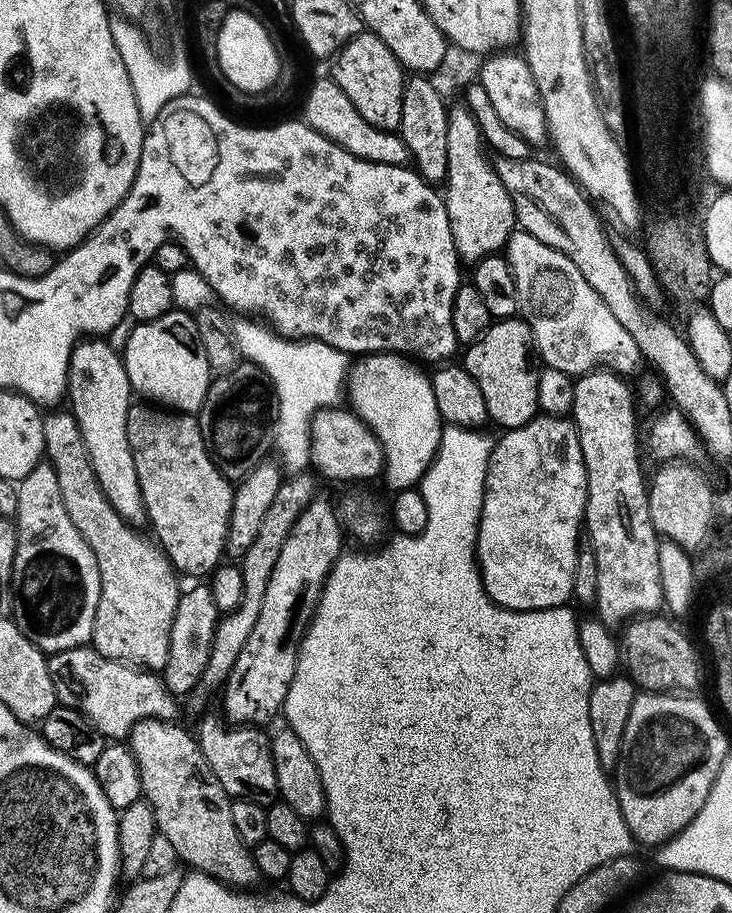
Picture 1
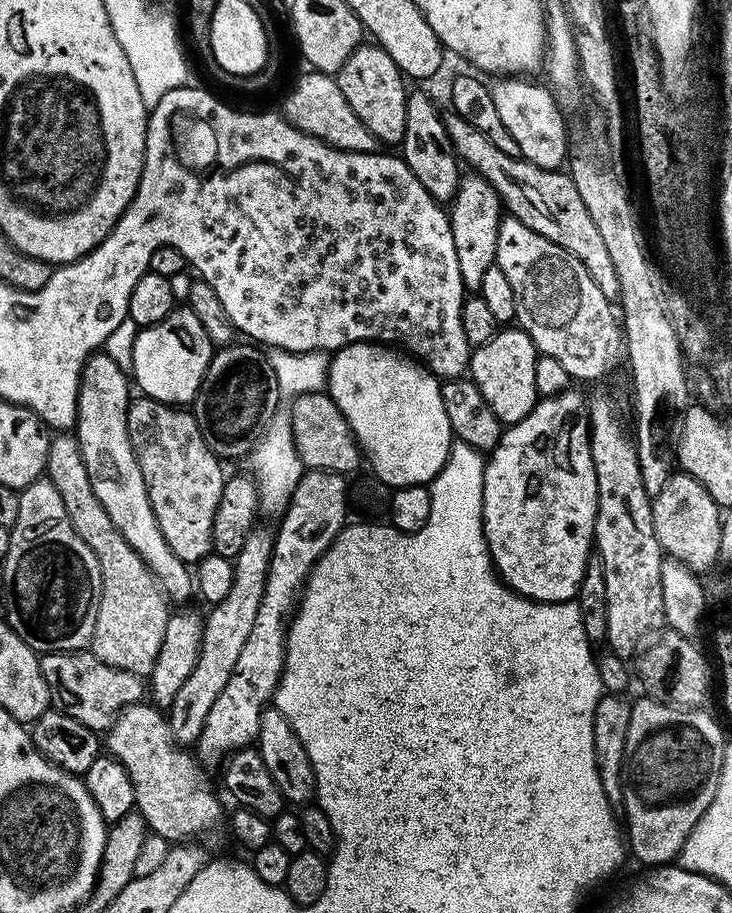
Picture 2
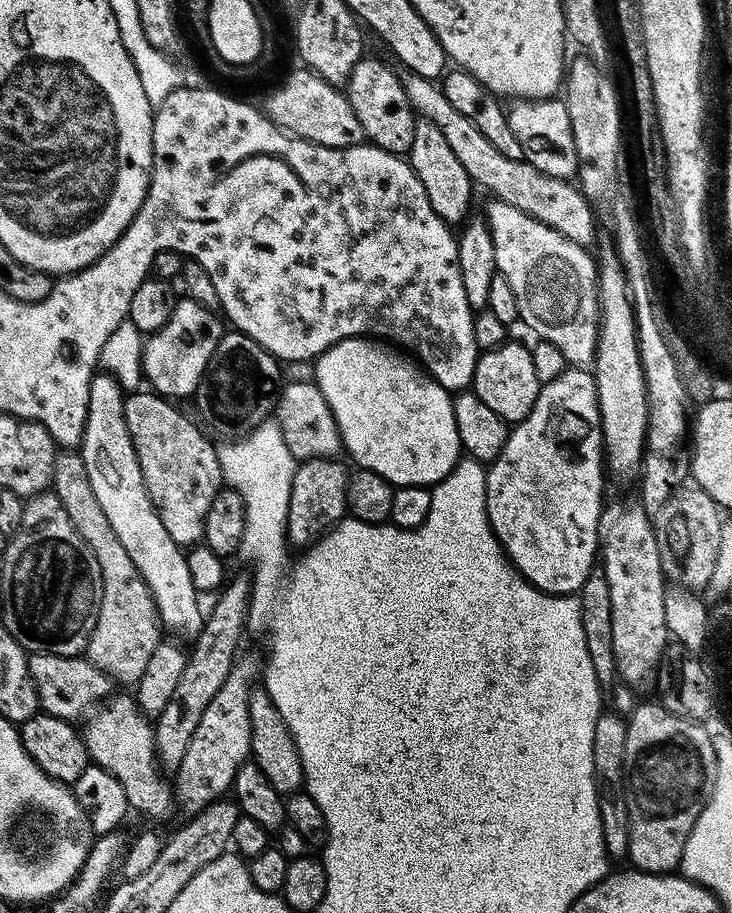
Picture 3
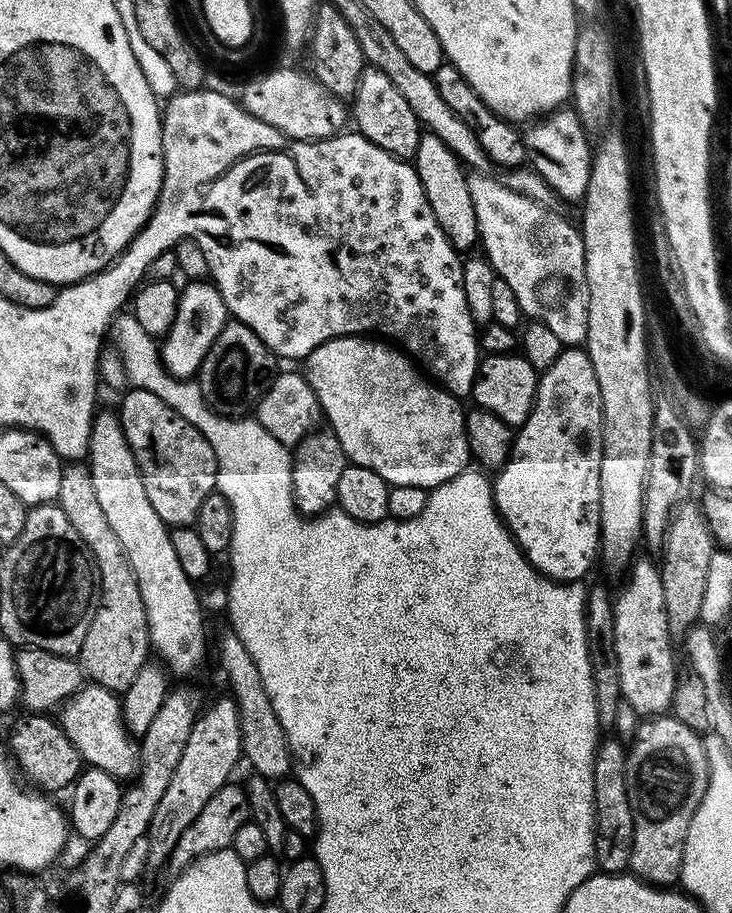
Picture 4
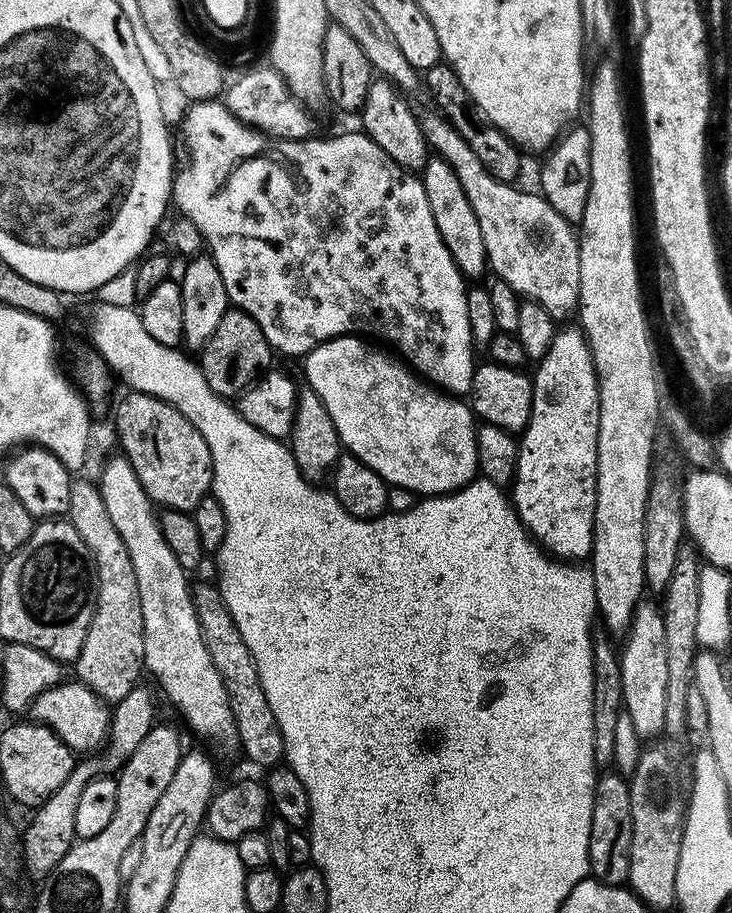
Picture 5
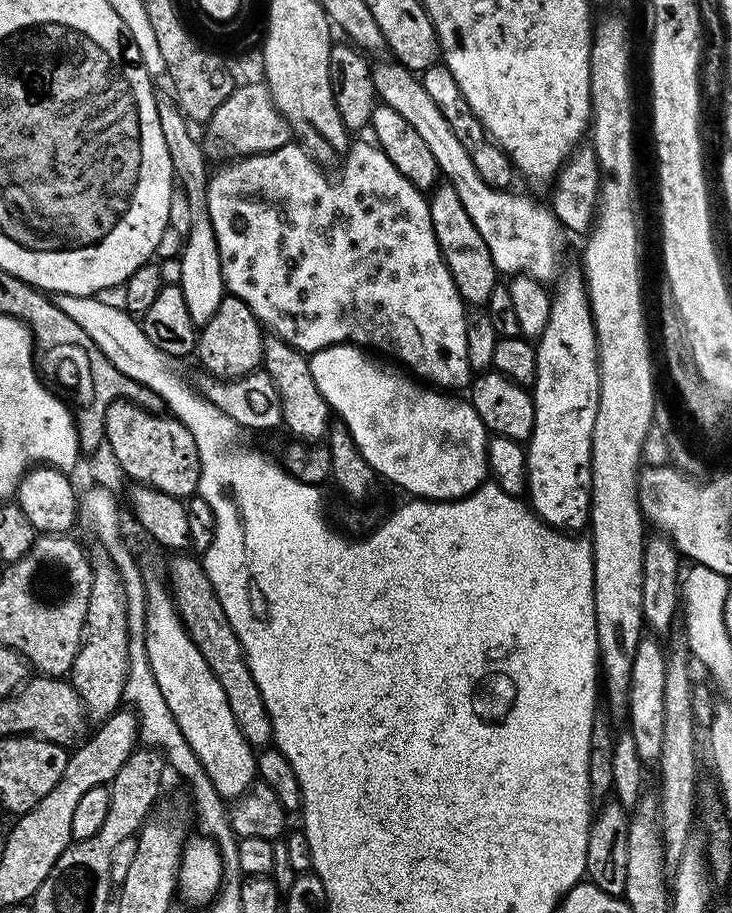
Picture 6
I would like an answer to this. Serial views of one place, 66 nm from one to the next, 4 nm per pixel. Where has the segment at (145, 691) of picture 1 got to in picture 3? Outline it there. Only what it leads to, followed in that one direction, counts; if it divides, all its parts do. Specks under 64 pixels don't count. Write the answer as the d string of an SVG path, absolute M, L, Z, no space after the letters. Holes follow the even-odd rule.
M34 652L29 655L28 669L40 699L40 708L63 720L79 721L107 700L114 688L113 681L108 679L105 672L98 670L98 666L91 664L83 655L59 656L49 652Z

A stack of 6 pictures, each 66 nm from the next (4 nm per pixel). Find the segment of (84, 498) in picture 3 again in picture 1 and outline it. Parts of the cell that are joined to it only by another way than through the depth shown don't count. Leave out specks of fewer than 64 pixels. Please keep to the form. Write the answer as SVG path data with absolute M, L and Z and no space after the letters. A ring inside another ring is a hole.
M60 410L43 413L44 456L58 478L62 506L66 506L70 522L78 526L78 534L82 534L90 550L94 550L100 571L100 597L94 614L91 647L106 658L163 673L170 650L170 626L182 591L182 584L176 581L178 573L151 539L148 541L146 537L139 536L136 533L139 531L127 524L114 506L110 506L90 466L78 422L71 411L56 411Z

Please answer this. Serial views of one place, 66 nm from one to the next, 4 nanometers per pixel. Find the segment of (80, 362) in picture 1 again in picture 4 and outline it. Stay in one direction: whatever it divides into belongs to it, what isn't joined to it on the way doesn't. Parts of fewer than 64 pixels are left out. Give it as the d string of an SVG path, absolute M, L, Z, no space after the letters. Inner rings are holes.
M100 410L93 416L86 463L94 478L98 503L102 505L102 511L106 513L138 582L138 594L142 594L142 606L146 610L151 651L161 656L157 657L173 677L188 676L198 671L208 640L204 637L204 612L200 609L197 585L186 578L174 554L169 525L158 518L154 506L150 506L150 498L146 498L146 486L142 486L138 462L126 442L126 434L115 411Z

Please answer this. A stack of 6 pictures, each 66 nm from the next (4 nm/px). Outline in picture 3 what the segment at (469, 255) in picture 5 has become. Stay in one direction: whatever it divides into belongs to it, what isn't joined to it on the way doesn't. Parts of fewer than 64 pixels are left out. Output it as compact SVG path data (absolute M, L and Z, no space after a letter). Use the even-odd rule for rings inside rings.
M417 119L414 126L414 140L410 142L407 162L414 170L418 182L422 182L422 190L426 190L426 198L430 198L430 206L434 206L434 214L442 218L450 226L460 226L465 223L464 211L472 200L474 185L470 174L462 167L462 162L450 151L446 138L434 126L434 122Z

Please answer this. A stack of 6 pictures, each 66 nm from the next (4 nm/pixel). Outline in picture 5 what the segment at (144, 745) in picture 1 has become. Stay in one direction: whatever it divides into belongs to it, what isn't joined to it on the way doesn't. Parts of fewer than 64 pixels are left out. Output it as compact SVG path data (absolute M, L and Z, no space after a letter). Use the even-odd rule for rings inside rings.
M75 678L65 679L50 690L42 690L42 694L34 698L30 716L35 723L54 730L54 734L58 734L58 738L62 738L62 742L66 742L66 746L77 754L95 753L105 747L108 739L109 705L98 694L94 694L94 690Z

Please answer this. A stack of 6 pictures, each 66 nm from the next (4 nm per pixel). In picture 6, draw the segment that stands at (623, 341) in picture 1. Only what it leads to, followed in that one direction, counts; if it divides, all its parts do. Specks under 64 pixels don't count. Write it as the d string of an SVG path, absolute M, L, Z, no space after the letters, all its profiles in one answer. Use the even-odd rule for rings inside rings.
M395 62L377 63L373 67L372 77L379 103L398 110L398 114L402 114L402 118L418 130L427 148L434 153L441 177L454 186L462 206L466 206L466 214L470 214L470 222L478 226L478 234L482 234L482 239L486 241L497 271L502 274L506 272L508 276L530 276L543 284L549 283L552 278L554 280L560 272L560 251L564 248L565 233L551 211L545 205L543 208L535 204L528 196L515 196L515 191L486 186L486 182L482 182L482 174L478 174L470 154L466 154L462 142L454 135L454 130L450 130L450 122L442 118L438 102L432 101L430 94L426 94L417 73Z

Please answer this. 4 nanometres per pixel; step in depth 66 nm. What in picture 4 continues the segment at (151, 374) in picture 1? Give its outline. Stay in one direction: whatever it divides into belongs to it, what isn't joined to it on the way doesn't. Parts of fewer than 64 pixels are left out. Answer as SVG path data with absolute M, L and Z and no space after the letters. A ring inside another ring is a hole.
M187 281L181 287L174 322L161 343L161 360L169 375L176 379L193 377L228 321L228 310L216 286L209 281Z

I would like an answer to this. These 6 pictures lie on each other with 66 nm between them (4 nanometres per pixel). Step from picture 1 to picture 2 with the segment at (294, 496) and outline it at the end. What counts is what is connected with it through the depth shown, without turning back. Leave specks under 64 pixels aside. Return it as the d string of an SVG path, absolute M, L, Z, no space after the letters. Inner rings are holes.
M257 526L250 530L246 546L242 546L242 551L232 561L234 582L230 584L229 593L226 598L222 598L222 602L207 609L198 662L190 678L186 678L186 683L178 689L178 695L172 705L166 709L172 736L181 746L192 746L199 740L206 726L206 714L210 714L218 694L222 694L230 673L234 671L234 666L242 655L242 646L246 643L250 629L254 627L258 606L262 606L262 594L266 590L266 578L270 570L273 539L274 532L271 527Z

